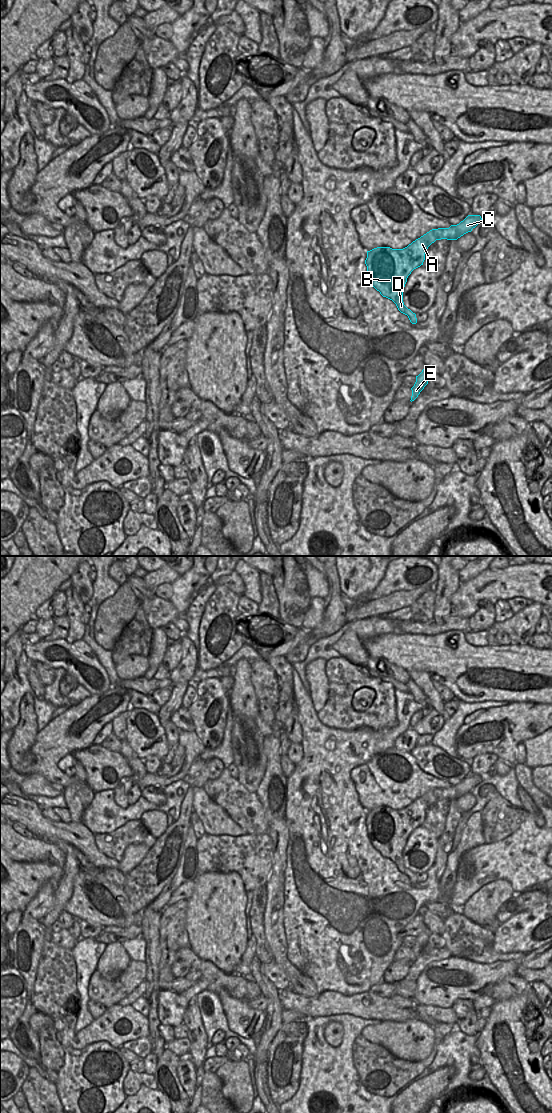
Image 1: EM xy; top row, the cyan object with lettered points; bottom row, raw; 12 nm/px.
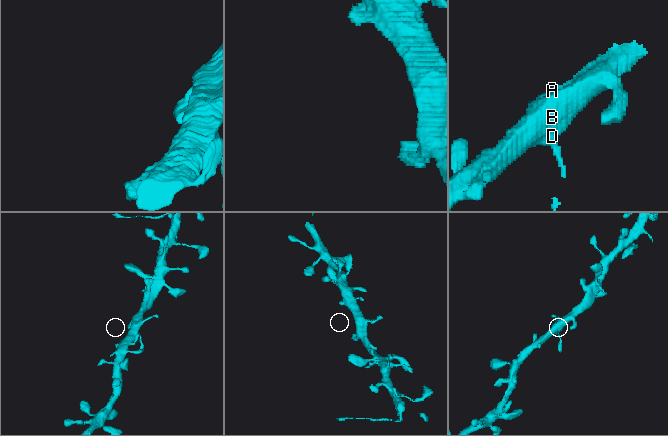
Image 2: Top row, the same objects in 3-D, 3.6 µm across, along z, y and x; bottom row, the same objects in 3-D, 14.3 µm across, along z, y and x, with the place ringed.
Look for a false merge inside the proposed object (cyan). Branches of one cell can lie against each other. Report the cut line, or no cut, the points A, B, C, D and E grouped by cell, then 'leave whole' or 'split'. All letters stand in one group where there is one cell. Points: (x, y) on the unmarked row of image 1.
cut none; groups A B C D E; leave whole

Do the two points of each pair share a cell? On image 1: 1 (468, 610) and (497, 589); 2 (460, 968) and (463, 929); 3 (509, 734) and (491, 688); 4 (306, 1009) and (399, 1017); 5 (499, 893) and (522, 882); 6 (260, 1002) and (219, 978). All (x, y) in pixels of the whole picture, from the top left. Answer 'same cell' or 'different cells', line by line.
1: same cell
2: different cells
3: different cells
4: same cell
5: different cells
6: different cells

